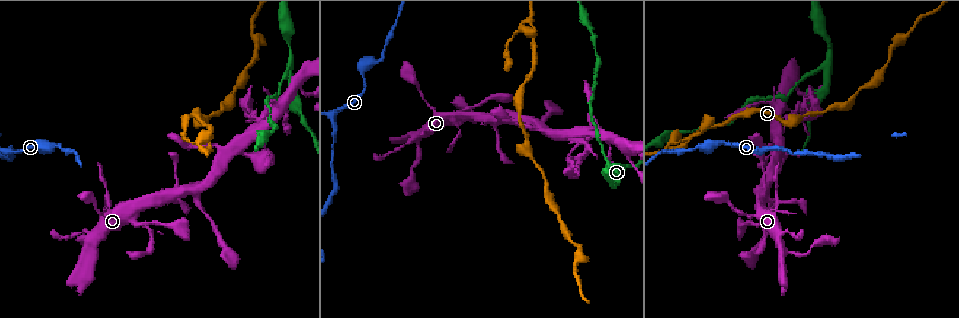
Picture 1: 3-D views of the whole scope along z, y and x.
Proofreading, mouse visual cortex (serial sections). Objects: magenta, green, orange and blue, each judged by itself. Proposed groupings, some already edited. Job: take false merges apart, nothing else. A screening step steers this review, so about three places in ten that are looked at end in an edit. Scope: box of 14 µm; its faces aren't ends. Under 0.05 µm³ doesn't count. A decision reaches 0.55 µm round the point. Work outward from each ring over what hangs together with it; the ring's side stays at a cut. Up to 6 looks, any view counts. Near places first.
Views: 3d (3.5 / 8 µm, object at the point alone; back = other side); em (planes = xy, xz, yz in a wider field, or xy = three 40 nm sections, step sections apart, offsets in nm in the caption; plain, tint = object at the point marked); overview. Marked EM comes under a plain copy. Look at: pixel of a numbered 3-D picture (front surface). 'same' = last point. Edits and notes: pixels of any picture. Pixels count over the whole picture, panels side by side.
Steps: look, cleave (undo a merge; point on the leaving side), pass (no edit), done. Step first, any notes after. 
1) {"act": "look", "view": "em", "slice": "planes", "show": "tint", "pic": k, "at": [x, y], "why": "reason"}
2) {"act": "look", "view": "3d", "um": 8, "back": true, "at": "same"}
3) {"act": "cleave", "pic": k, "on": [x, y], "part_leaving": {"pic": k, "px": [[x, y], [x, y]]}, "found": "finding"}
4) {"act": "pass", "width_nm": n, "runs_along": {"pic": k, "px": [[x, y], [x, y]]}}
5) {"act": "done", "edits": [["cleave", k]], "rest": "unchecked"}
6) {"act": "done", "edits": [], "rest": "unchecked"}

{"act": "look", "view": "3d", "um": 8, "pic": 1, "at": [517, 118], "why": "three-way junction"}

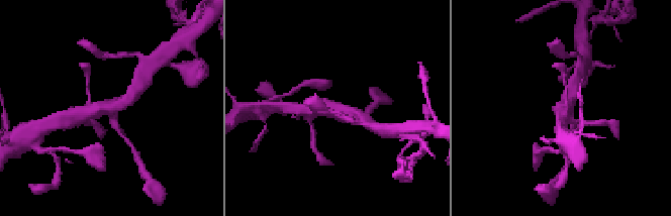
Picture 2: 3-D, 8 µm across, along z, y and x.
{"act": "look", "view": "3d", "um": 3.5, "pic": 2, "at": [334, 108]}

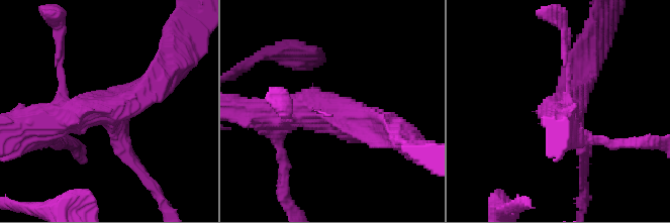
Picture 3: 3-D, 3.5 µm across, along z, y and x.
{"act": "look", "view": "em", "slice": "xy", "step": 5, "show": "tint", "pic": 3, "at": [331, 113], "arms": 3, "arm_widths_nm": [200, 400, 500], "why": "need the tissue"}

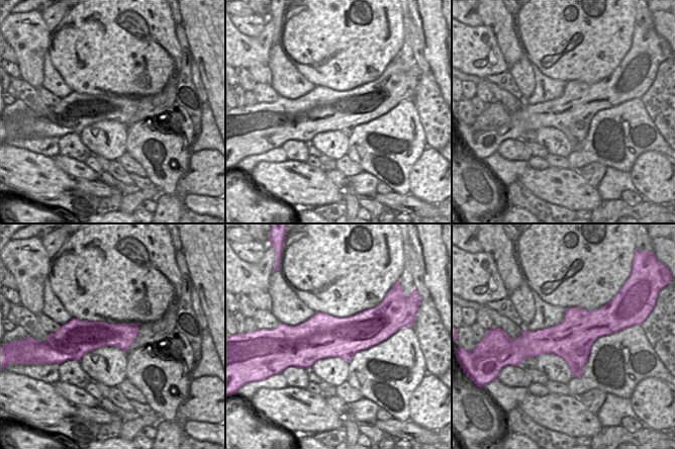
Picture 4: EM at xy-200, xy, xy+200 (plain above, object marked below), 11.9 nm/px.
{"act": "pass", "runs_along": {"pic": 3, "px": [[37, 124], [115, 109], [159, 81]]}, "found": "one cell here"}

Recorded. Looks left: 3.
{"act": "look", "view": "3d", "um": 3.5, "back": true, "pic": 1, "at": [149, 231]}

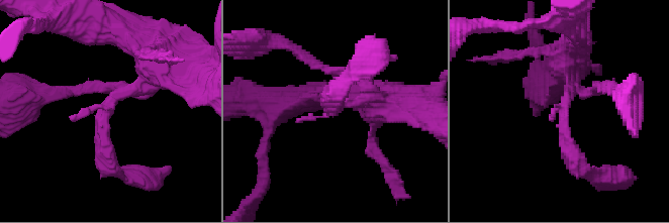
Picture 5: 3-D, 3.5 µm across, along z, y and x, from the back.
{"act": "look", "view": "em", "slice": "xy", "step": 1, "show": "tint", "pic": 5, "at": [560, 105], "why": "shape alone is not enough"}

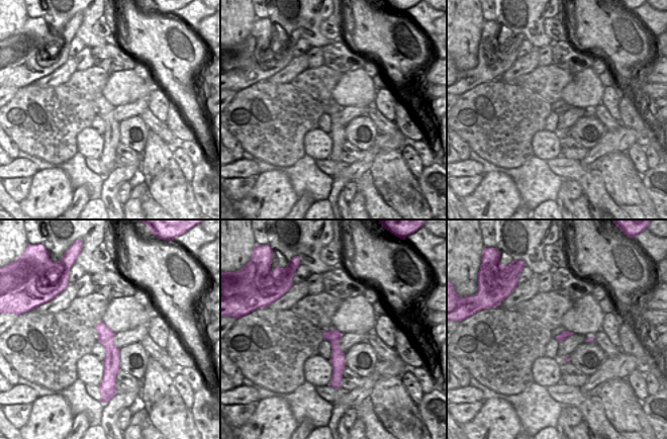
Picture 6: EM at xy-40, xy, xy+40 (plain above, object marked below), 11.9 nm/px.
{"act": "look", "view": "em", "slice": "xy", "step": 3, "show": "tint", "at": "same"}

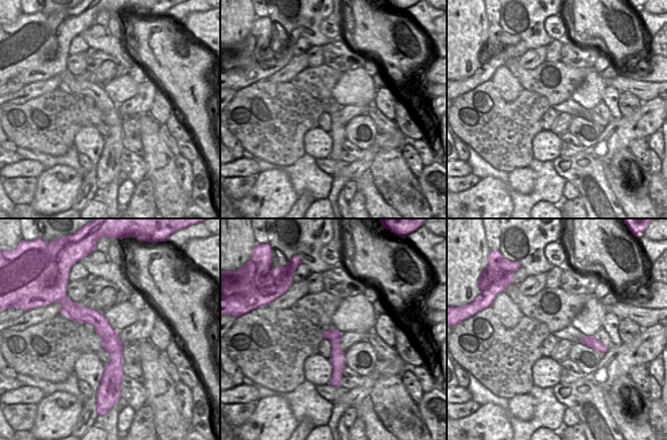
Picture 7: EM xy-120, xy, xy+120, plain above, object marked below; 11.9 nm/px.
{"act": "pass", "runs_along": {"pic": 5, "px": [[161, 77], [104, 107], [111, 170]]}, "found": "continuous, no second cell"}

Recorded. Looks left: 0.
{"act": "done", "edits": [], "rest": "unchecked"}

